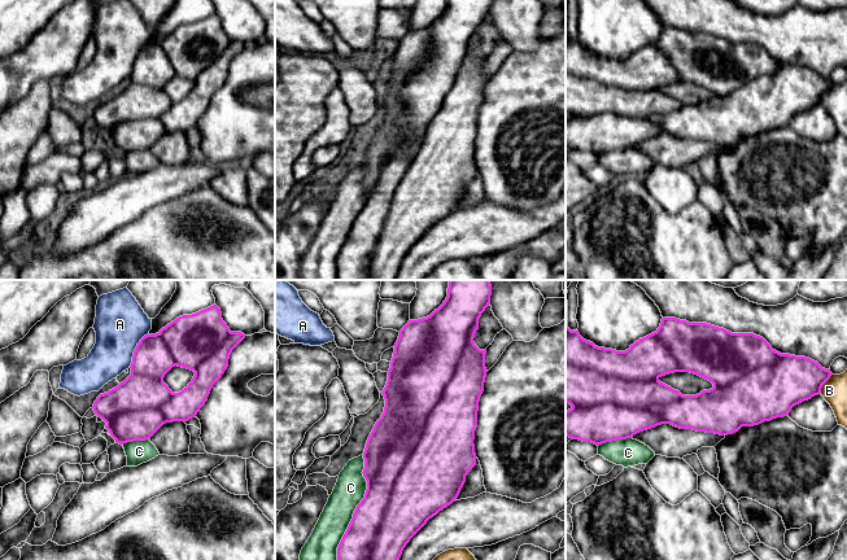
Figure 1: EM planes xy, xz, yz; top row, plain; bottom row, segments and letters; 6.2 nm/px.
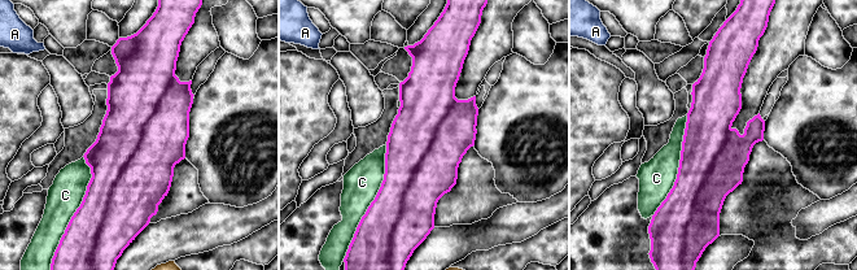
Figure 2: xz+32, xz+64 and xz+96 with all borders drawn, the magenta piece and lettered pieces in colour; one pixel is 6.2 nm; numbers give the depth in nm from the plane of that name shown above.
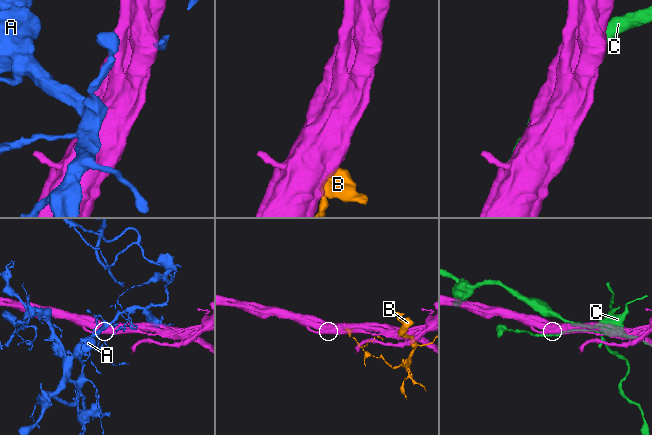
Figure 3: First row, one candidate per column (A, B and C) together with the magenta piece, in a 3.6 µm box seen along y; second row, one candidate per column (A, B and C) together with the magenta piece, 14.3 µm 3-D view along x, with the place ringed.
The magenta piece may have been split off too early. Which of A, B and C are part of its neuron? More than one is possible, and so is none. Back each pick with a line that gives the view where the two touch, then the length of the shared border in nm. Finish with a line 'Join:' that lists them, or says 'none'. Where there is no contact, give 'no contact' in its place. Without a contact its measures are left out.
Join: none

